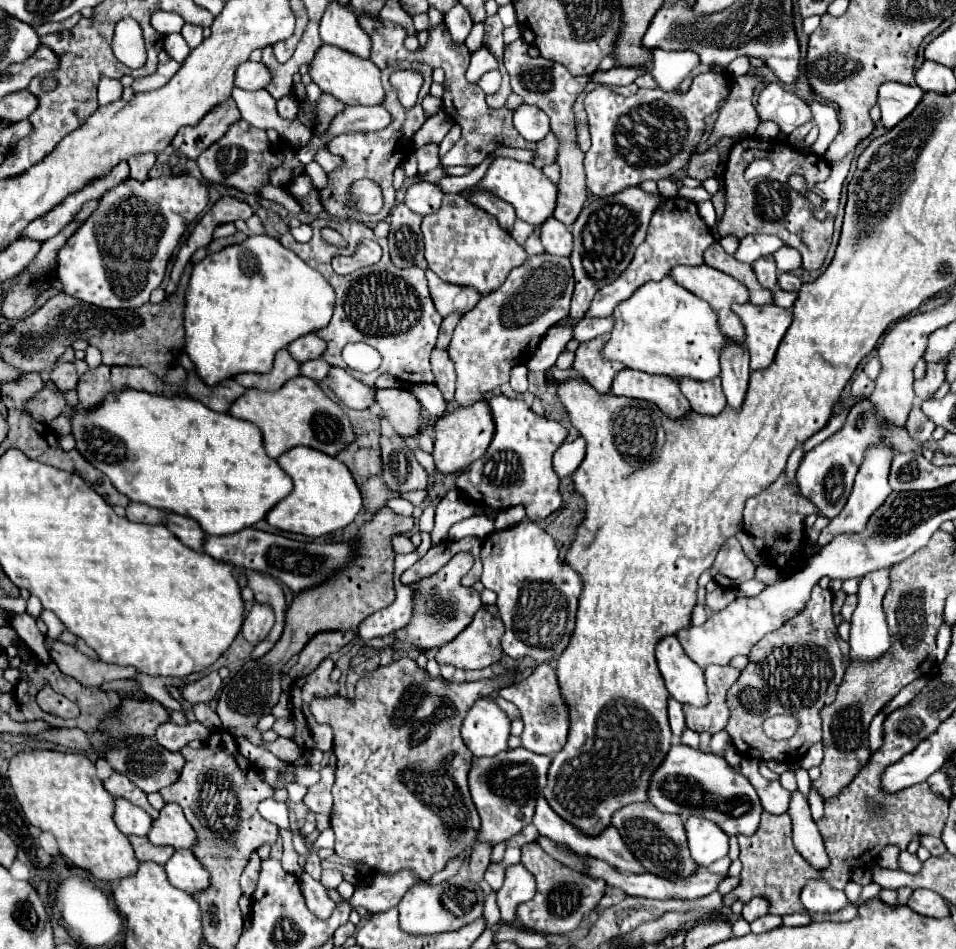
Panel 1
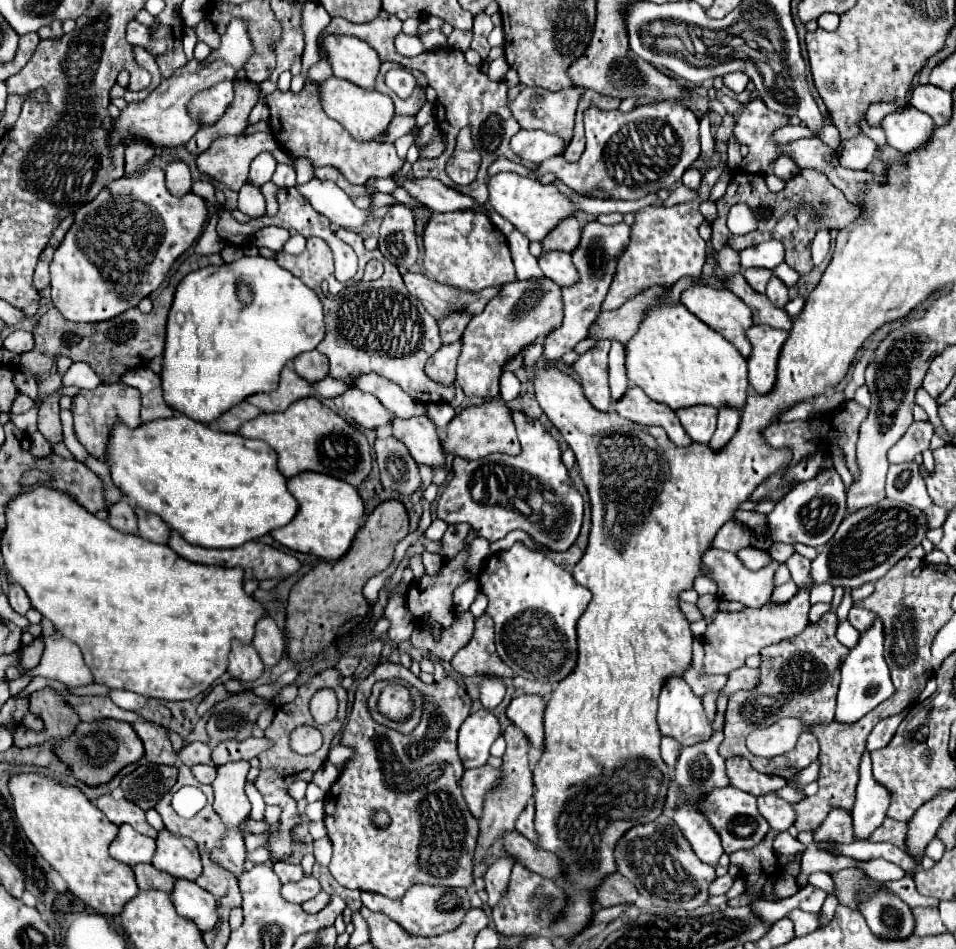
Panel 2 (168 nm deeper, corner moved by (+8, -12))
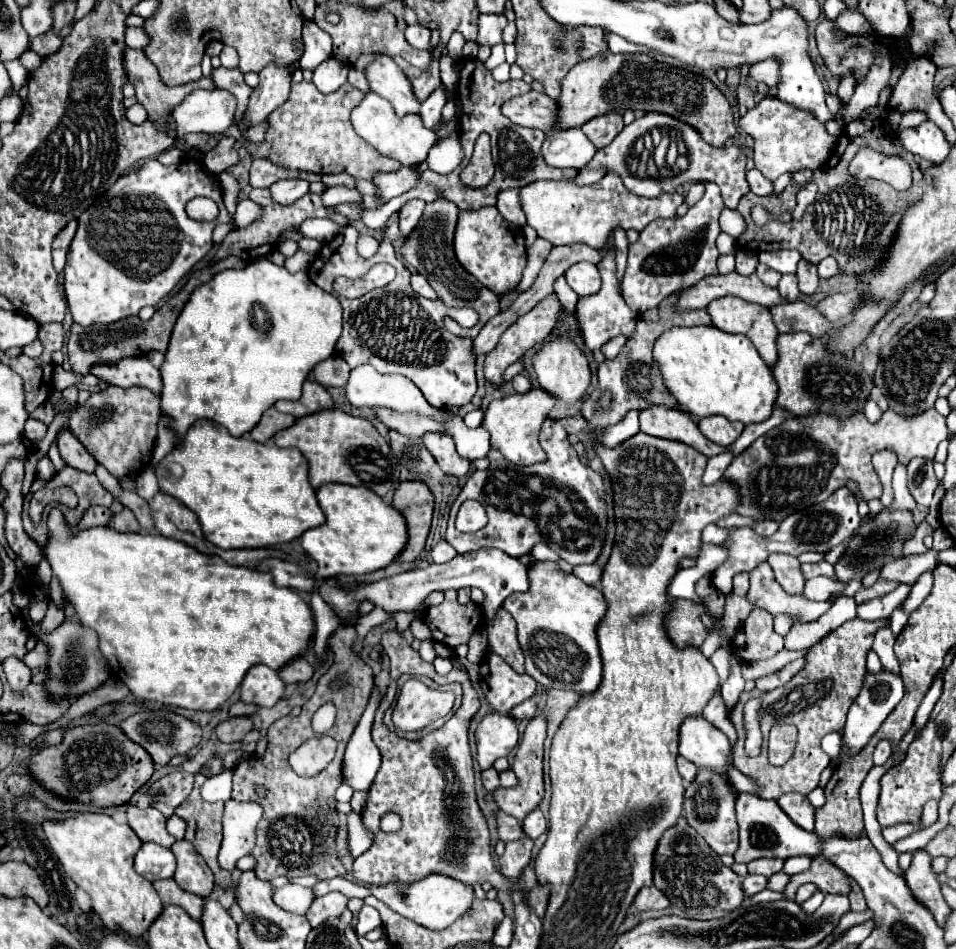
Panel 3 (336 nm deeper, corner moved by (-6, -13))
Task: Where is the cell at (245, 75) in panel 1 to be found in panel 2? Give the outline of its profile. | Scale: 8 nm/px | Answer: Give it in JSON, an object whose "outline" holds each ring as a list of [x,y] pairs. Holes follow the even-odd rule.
{"outline":[[[237,80],[219,82],[217,86],[213,86],[213,88],[201,92],[201,94],[197,94],[189,102],[189,114],[193,118],[199,118],[201,126],[217,122],[223,116],[223,112],[227,110],[227,106],[233,102],[235,82]]]}

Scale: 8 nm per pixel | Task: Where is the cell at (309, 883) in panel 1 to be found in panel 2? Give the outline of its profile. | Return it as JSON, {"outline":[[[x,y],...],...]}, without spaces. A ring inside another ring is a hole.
{"outline":[[[321,892],[321,894],[317,894],[315,898],[307,900],[301,908],[303,908],[305,912],[309,912],[309,914],[315,914],[315,912],[319,912],[327,902],[329,902],[329,894],[327,894],[327,892]]]}

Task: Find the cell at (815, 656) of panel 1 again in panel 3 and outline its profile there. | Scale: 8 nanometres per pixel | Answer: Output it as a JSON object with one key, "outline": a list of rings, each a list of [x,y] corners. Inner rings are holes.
{"outline":[[[861,619],[847,621],[845,625],[831,631],[827,637],[823,637],[823,641],[807,653],[807,657],[805,657],[807,665],[801,673],[797,673],[781,689],[761,693],[761,699],[763,699],[763,709],[761,709],[763,749],[761,749],[761,755],[757,755],[757,757],[747,757],[743,751],[741,717],[743,717],[745,701],[749,697],[759,697],[759,693],[757,693],[757,689],[753,689],[749,693],[747,691],[741,693],[737,705],[727,715],[727,719],[733,723],[733,727],[737,731],[737,741],[733,745],[733,765],[743,775],[747,775],[749,779],[753,779],[757,783],[757,787],[759,787],[757,797],[777,801],[783,793],[797,791],[801,795],[807,795],[817,787],[821,771],[831,763],[831,757],[821,749],[821,739],[829,731],[843,731],[847,711],[849,711],[851,703],[855,701],[855,697],[859,695],[859,689],[863,687],[863,677],[867,675],[865,659],[867,659],[871,645],[873,645],[873,637],[881,629],[881,625],[889,625],[889,619],[881,619],[881,621],[873,621],[873,623],[861,621]],[[775,723],[791,723],[799,731],[797,747],[795,747],[791,759],[783,767],[773,767],[767,761],[765,739],[769,735],[771,725],[775,725]]]}

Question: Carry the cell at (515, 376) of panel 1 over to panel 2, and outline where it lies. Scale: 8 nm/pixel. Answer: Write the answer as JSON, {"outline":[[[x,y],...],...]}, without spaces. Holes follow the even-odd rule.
{"outline":[[[503,372],[501,376],[501,398],[505,402],[511,402],[515,400],[520,394],[520,382],[519,378],[513,374],[513,372]]]}

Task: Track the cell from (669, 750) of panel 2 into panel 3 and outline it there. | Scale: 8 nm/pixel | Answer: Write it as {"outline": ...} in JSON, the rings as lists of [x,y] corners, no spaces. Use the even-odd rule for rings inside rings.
{"outline":[[[677,757],[677,765],[679,765],[679,773],[681,773],[683,781],[685,781],[685,783],[691,783],[691,781],[695,779],[695,775],[697,775],[695,765],[691,765],[691,763],[689,763],[687,759],[683,759],[683,757]]]}

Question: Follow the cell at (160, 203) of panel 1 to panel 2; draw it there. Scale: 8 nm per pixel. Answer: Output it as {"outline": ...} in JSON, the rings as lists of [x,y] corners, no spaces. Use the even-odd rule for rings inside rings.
{"outline":[[[147,168],[133,176],[113,180],[95,200],[75,212],[75,222],[65,234],[51,260],[51,298],[53,306],[71,322],[103,322],[135,308],[145,296],[155,292],[171,270],[173,262],[195,242],[207,218],[207,204],[189,192],[175,198],[165,188],[165,172]]]}

